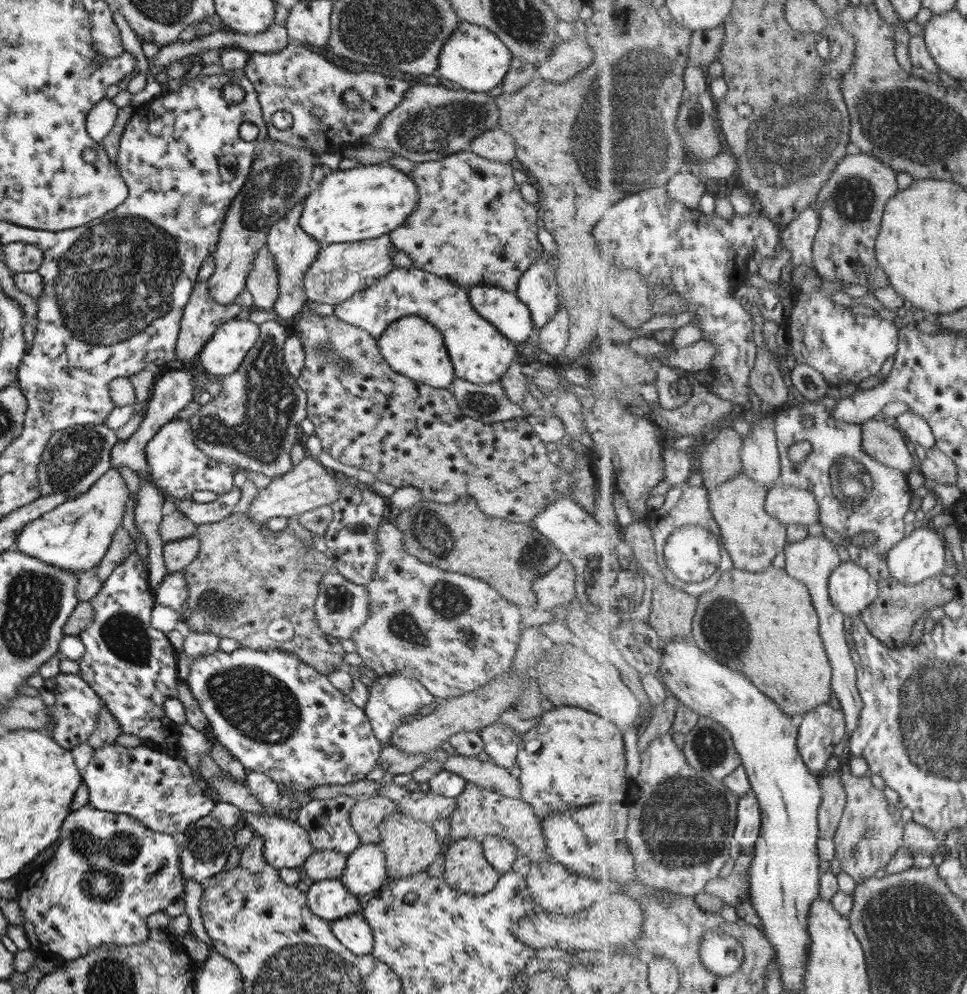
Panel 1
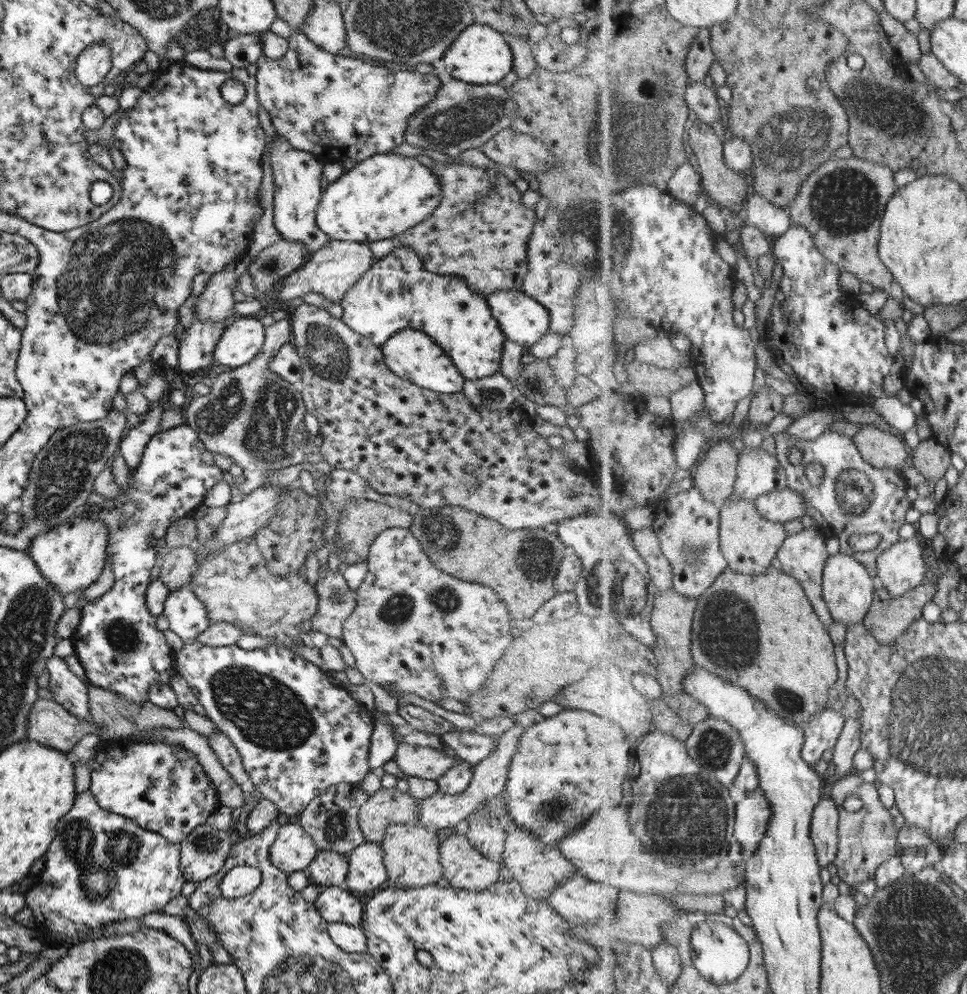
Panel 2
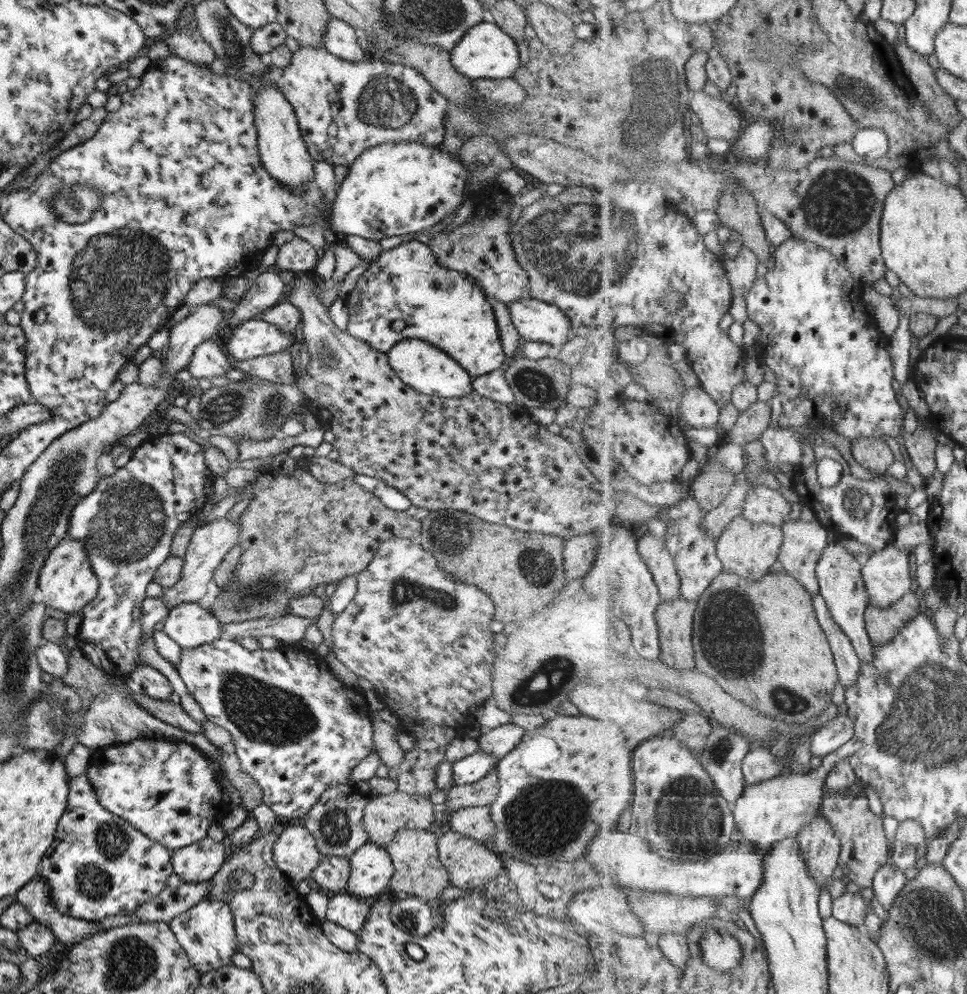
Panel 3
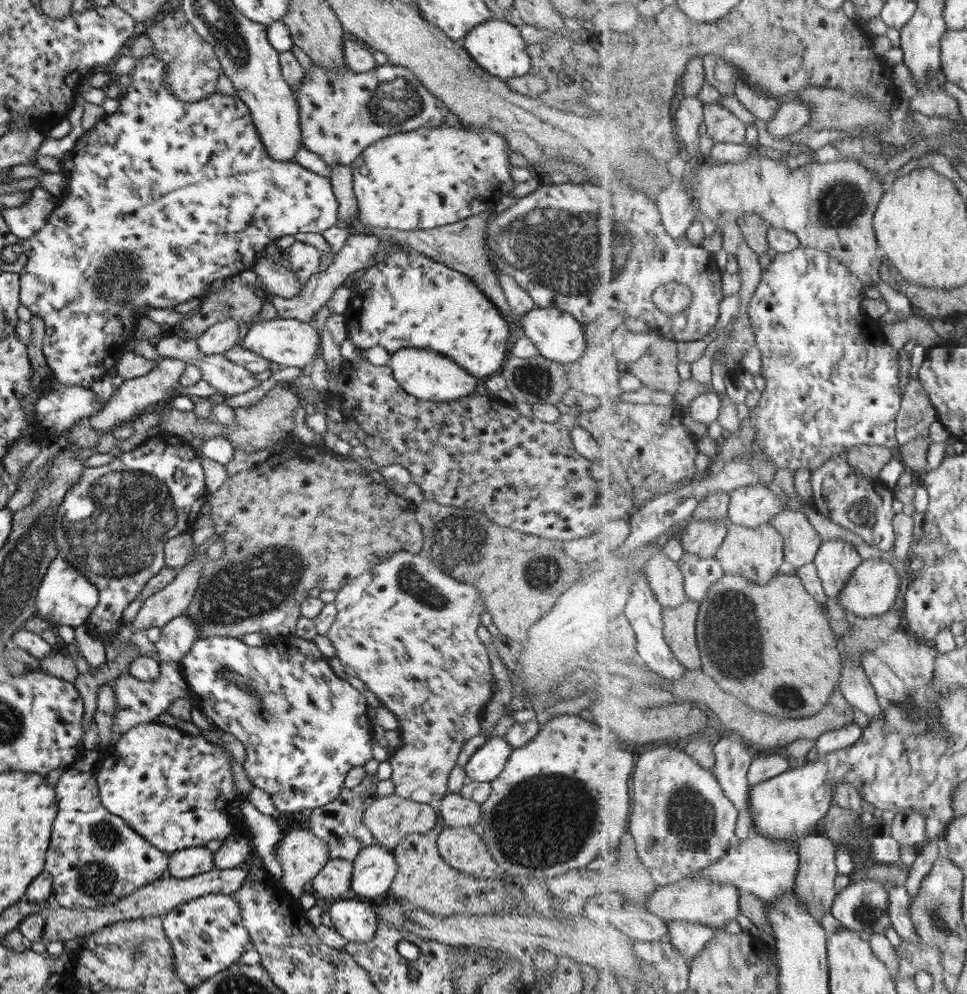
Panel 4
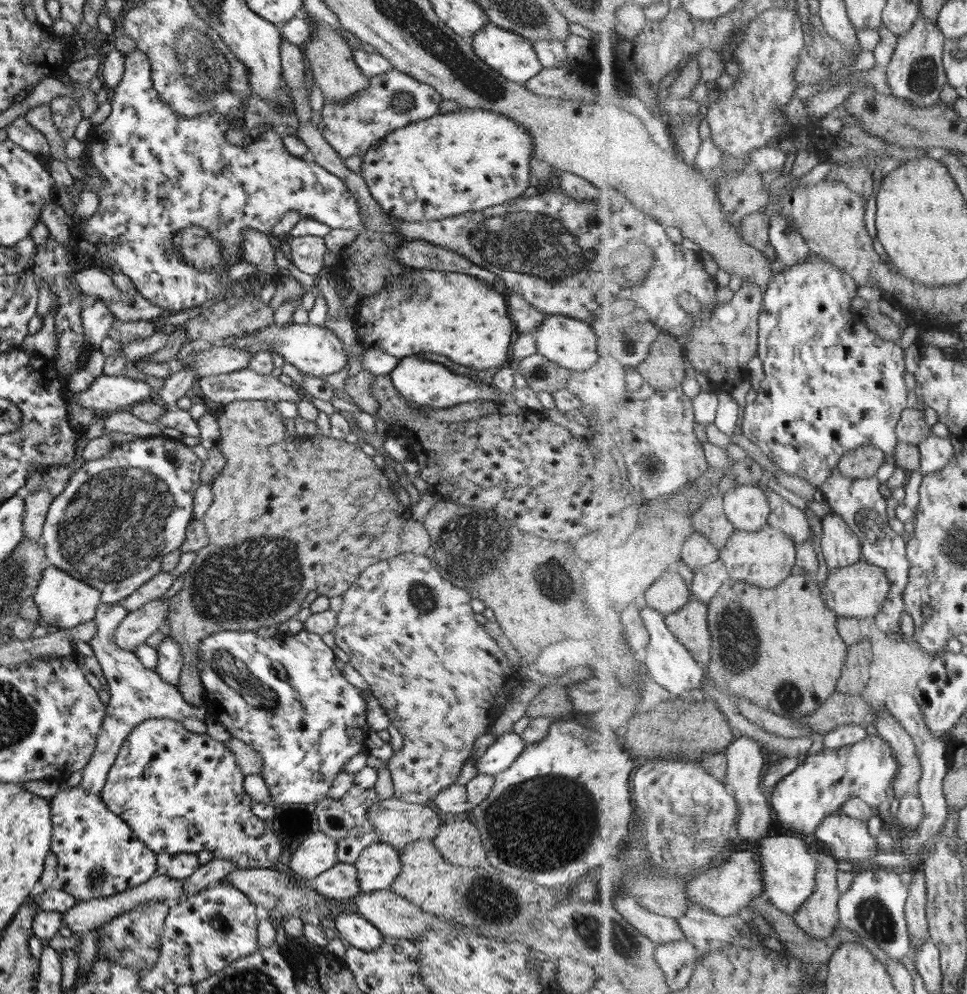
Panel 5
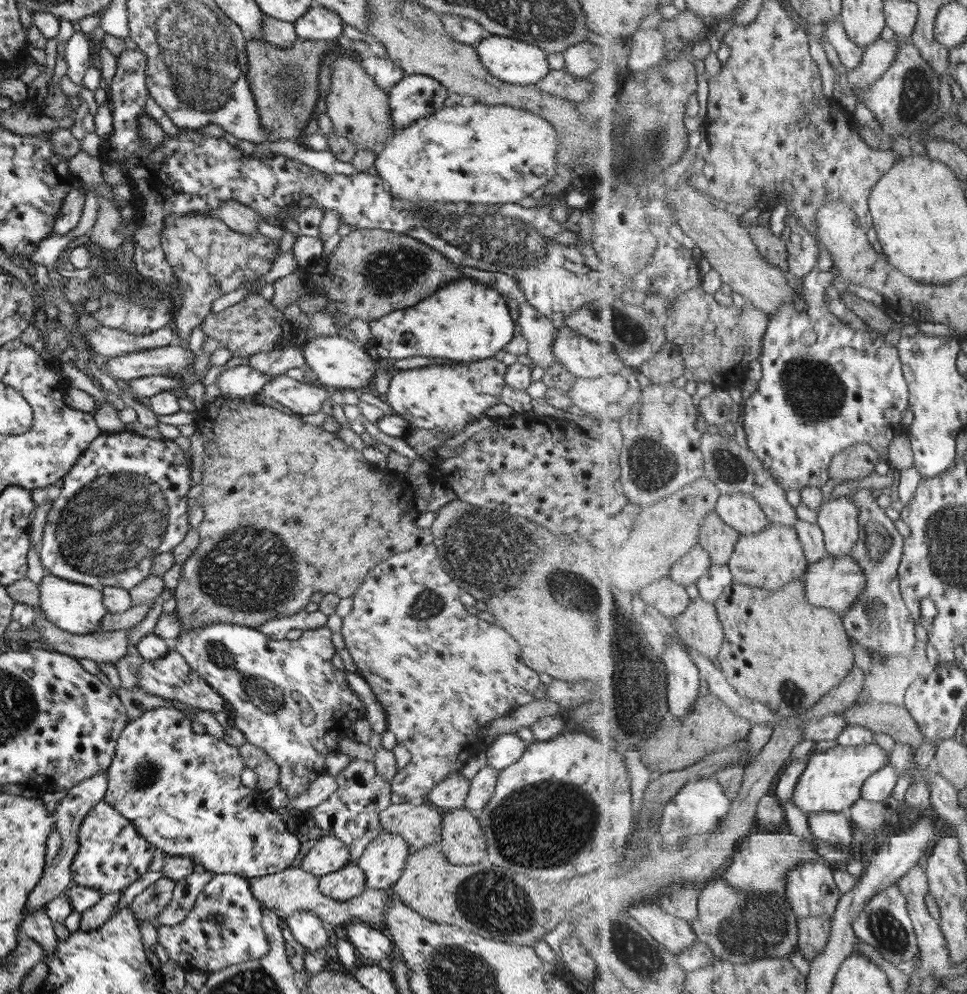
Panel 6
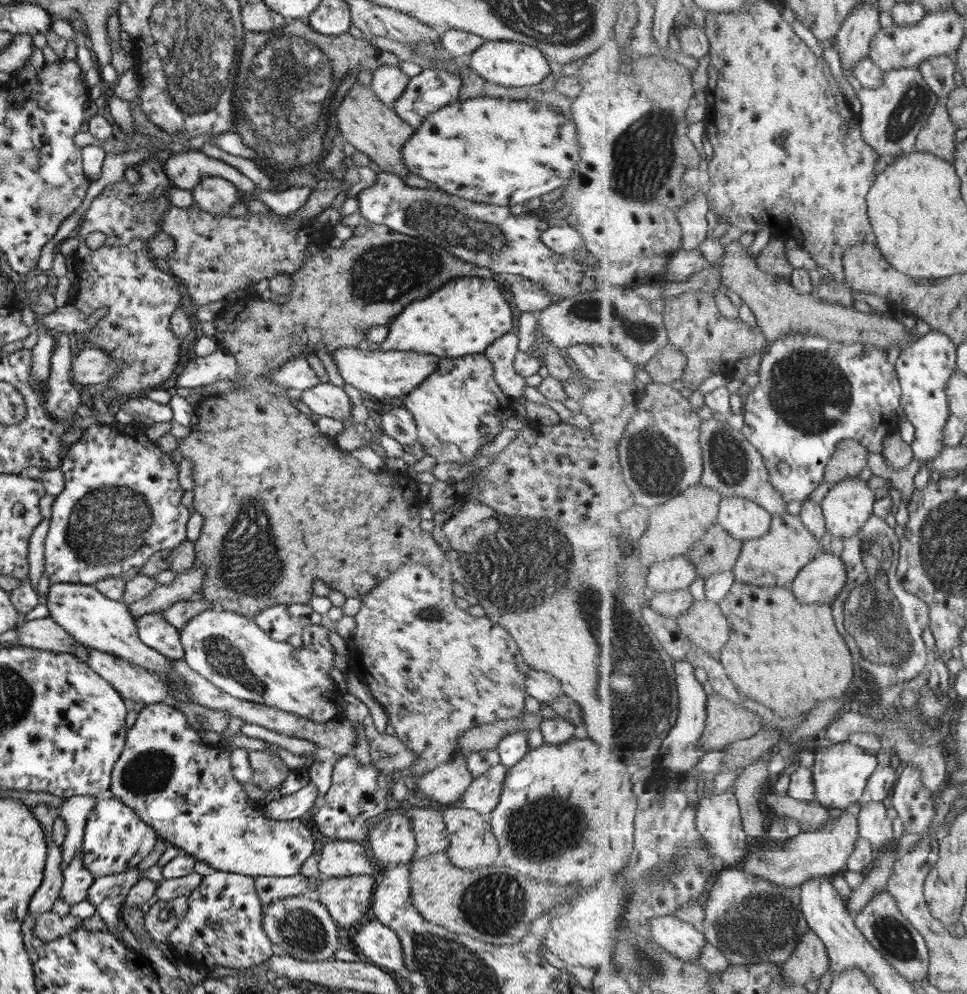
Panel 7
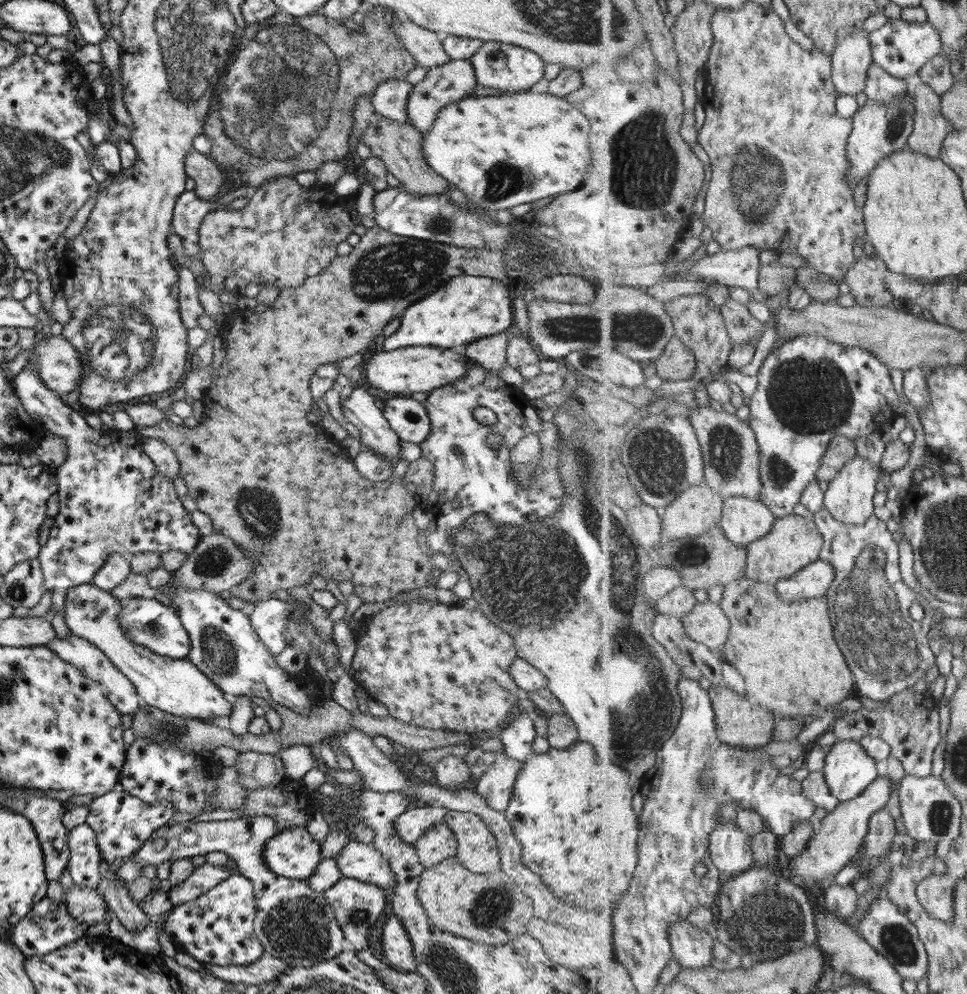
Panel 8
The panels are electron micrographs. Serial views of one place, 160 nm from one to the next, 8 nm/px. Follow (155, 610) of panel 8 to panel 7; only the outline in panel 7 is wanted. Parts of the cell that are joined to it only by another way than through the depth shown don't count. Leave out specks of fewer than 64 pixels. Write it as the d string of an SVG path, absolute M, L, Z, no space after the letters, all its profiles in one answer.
M160 613L144 614L135 620L139 640L170 660L184 660L179 633Z

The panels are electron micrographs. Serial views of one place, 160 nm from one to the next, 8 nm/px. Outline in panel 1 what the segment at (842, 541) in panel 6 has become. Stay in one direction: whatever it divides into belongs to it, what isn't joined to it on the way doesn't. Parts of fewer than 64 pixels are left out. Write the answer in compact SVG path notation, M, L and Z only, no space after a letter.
M853 560L842 562L830 576L830 597L843 613L854 618L880 595L879 581Z

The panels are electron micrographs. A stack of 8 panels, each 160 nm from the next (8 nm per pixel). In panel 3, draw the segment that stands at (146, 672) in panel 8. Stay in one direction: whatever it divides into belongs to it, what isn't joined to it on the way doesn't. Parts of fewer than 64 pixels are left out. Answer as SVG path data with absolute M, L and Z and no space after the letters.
M65 536L45 557L38 574L39 601L49 608L57 608L64 613L81 612L82 606L89 602L98 589L98 580L87 560L86 550L79 539Z

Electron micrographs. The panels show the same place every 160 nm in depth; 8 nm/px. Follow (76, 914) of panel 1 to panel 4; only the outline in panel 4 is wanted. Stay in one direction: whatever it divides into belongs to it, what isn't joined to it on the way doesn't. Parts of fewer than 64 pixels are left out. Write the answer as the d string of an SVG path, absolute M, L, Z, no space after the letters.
M66 768L54 784L57 814L51 824L49 848L43 871L52 876L52 897L58 907L87 909L101 908L121 897L159 880L167 869L168 854L150 846L139 834L127 827L118 816L102 806L98 797L94 771L81 772Z

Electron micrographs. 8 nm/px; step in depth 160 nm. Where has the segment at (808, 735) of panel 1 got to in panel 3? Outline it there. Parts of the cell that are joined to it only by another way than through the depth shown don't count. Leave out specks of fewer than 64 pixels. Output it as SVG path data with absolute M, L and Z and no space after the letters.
M839 714L811 736L812 754L823 758L835 754L855 736L855 733L856 723L847 714Z

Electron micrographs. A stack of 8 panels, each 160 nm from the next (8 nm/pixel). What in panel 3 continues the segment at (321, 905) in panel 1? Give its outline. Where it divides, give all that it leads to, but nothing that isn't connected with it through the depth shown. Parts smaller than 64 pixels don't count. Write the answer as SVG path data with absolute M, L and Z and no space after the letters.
M336 892L328 899L325 918L352 933L357 933L367 918L369 908L346 892Z

